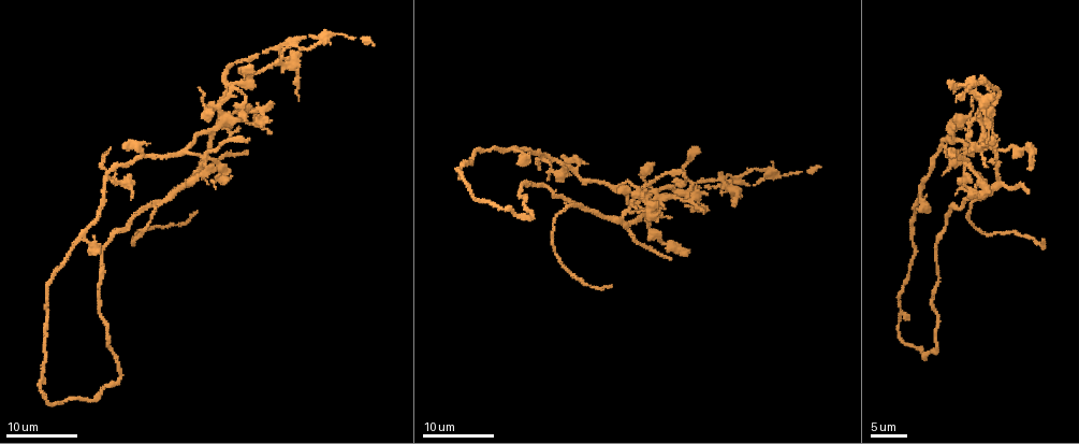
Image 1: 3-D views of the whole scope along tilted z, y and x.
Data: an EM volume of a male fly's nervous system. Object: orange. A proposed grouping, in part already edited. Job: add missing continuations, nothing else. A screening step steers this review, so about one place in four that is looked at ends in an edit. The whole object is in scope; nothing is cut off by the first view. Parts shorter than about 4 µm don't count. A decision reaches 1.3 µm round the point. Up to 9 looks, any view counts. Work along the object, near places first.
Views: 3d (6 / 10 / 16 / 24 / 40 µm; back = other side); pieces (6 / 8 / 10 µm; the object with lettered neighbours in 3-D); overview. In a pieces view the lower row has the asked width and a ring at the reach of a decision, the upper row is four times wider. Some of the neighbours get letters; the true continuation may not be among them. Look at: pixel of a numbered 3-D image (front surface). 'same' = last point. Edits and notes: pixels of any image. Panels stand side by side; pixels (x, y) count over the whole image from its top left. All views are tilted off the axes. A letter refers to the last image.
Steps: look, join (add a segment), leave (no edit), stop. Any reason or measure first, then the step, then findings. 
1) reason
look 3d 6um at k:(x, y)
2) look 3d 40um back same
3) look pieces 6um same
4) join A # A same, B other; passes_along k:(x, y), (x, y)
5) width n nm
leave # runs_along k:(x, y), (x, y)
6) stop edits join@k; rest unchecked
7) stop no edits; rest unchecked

end of a long branch
look 3d 16um at 1:(1043, 239)

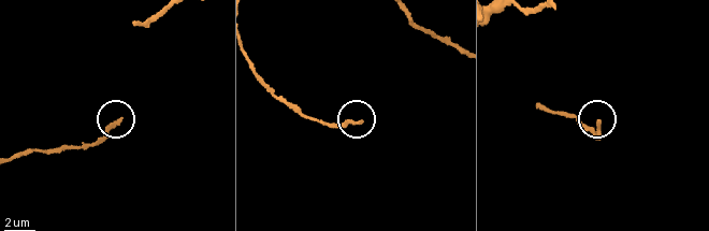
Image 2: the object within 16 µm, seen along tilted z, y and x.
zoom in
look 3d 10um at 2:(359, 120)

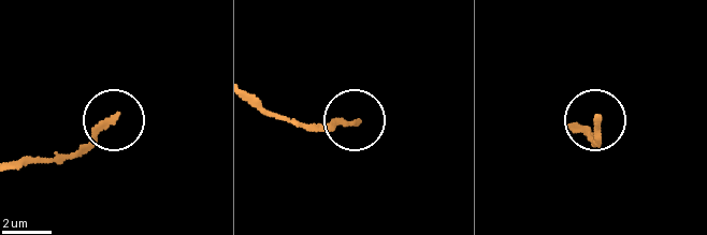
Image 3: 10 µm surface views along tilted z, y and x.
look pieces 6um at 3:(600, 116)

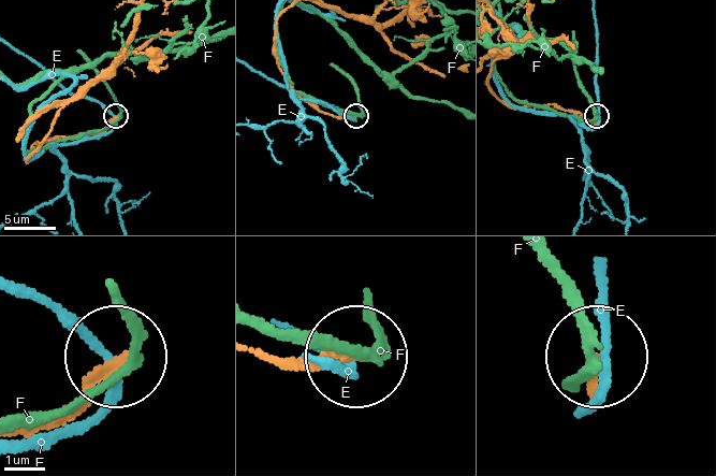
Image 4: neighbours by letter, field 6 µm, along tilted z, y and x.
leave # E other, F other; runs_along 4:(290, 357), (354, 355); none of them fits

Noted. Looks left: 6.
free end
look 3d 16um at 1:(669, 258)

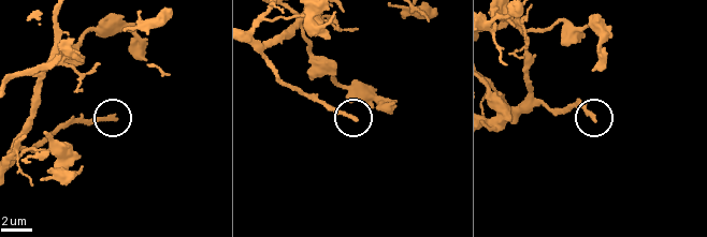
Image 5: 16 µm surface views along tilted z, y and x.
look pieces 6um at 5:(112, 114)

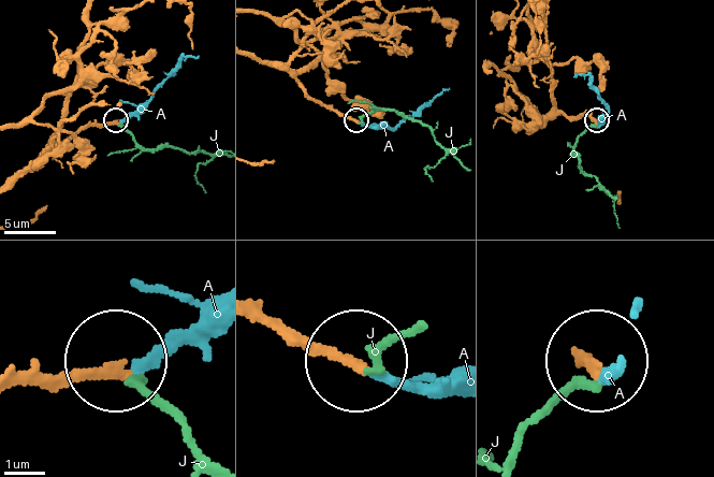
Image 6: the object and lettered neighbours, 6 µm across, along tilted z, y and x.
join A # A same, J other; it goes on there

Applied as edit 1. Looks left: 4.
look overview

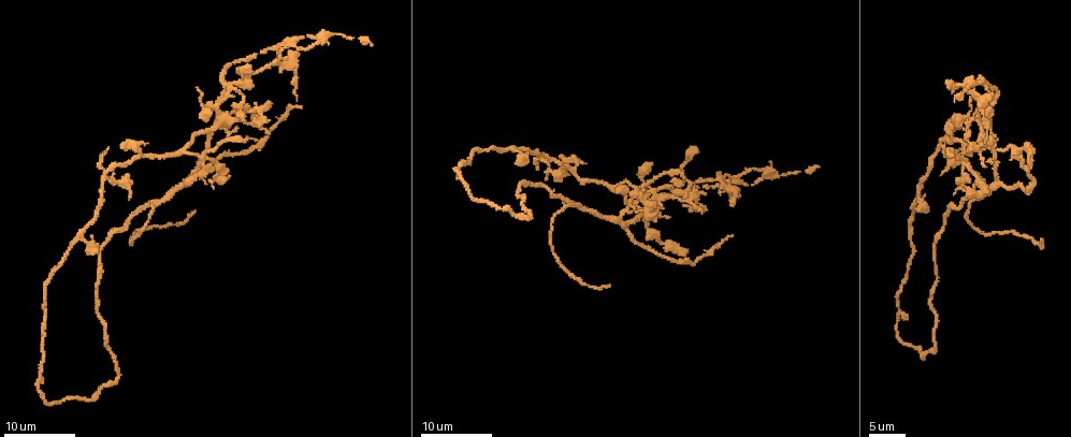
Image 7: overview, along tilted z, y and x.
an open end
look 3d 24um at 7:(683, 177)

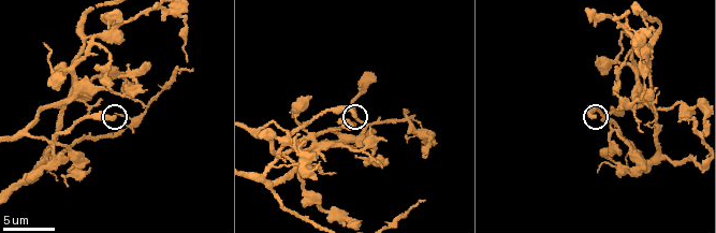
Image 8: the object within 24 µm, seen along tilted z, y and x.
see the neighbours
look pieces 6um at 8:(354, 114)

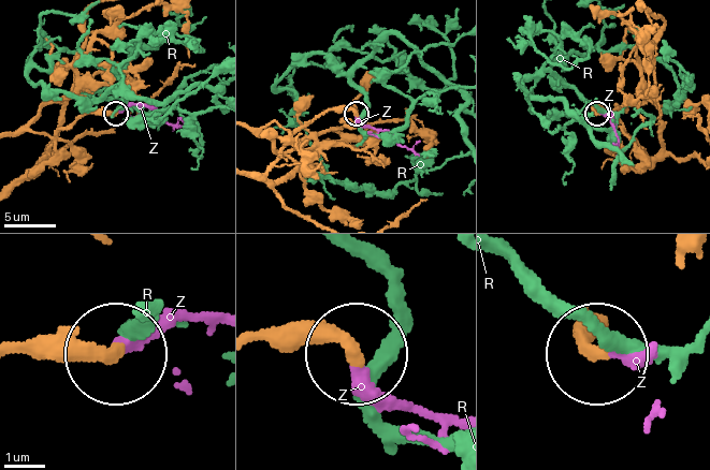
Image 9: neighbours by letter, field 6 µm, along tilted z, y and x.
join Z # R other, Z same; passes_along 9:(14, 355), (92, 357), (214, 318); the cell continues

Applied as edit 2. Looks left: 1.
branch stops here
look pieces 8um at 8:(377, 133)

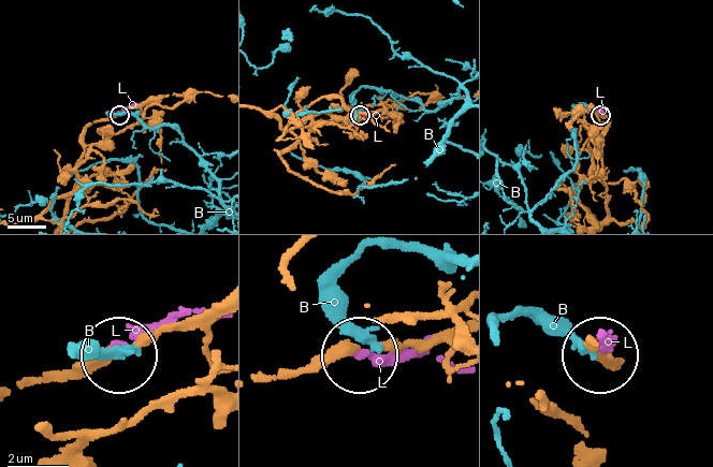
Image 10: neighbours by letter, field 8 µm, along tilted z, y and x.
leave # B other, L other; runs_along 10:(257, 374), (311, 374), (350, 351); no lettered segment goes on from it

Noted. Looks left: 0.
stop edits join@6, join@9; rest unchecked

